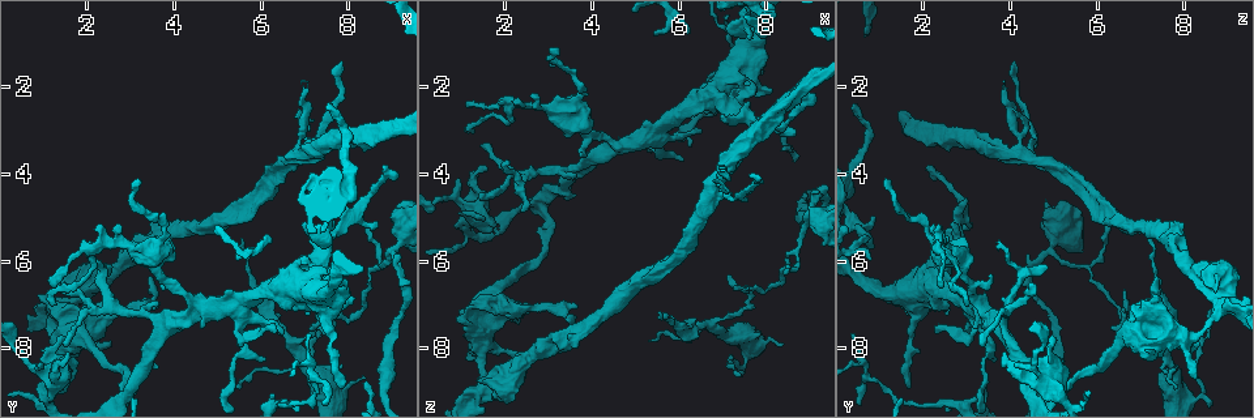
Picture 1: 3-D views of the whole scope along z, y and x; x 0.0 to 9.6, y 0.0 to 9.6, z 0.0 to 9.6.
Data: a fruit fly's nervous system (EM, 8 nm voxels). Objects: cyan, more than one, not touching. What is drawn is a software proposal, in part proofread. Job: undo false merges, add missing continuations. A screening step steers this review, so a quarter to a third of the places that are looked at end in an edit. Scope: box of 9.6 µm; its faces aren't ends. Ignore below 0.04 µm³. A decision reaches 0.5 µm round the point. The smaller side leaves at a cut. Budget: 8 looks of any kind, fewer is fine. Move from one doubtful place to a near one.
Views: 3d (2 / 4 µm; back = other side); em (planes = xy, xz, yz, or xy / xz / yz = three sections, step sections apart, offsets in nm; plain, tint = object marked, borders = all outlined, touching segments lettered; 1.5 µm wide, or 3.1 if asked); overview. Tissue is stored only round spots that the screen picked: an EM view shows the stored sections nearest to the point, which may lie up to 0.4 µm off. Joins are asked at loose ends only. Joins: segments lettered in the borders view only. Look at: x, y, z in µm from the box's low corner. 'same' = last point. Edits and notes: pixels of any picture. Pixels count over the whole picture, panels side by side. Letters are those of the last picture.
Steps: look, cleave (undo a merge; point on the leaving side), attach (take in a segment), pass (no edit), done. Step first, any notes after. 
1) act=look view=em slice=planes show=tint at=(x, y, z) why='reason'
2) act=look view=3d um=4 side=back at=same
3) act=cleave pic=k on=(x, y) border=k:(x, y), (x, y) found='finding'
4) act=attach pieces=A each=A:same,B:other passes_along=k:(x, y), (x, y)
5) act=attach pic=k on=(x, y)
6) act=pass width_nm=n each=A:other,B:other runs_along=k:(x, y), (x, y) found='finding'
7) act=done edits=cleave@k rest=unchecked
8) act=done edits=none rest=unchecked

act=look view=em slice=planes show=borders at=(7.05, 2.00, 3.95) why='branch stops here'

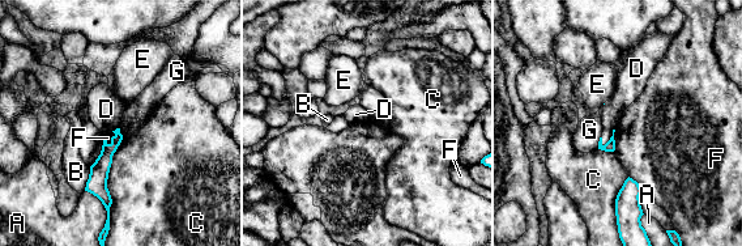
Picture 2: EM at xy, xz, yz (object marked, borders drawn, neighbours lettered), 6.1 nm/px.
act=pass each=A:other,B:other,C:other,D:other,E:other,F:other,G:other found='no lettered segment goes on from it'

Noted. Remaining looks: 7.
act=look view=em slice=planes show=borders at=(5.50, 7.70, 3.35) why='sudden change in width'

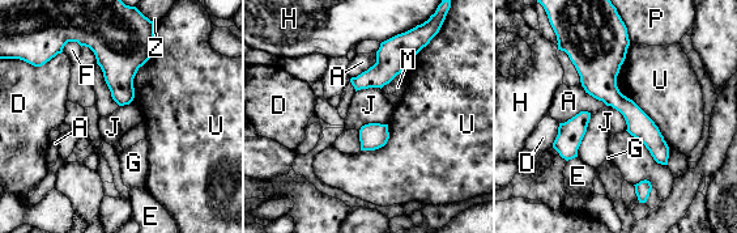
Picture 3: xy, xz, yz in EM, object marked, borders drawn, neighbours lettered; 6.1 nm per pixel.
act=pass width_nm=110 each=A:other,D:other,E:other,F:other,G:other,H:other,J:other,M:other,P:other,U:other,Z:other border=3:(591, 114), (576, 156) found='all the same cell'

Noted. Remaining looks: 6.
act=look view=em slice=planes show=borders at=(6.75, 7.95, 7.45) why='arms part here'

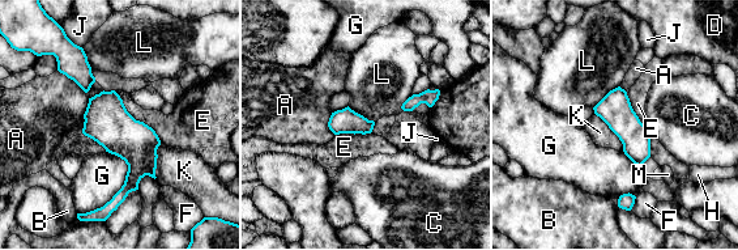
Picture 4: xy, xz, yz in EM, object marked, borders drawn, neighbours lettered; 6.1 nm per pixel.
act=pass width_nm=200 longest_contact=E:420nm each=A:other,B:other,C:other,D:other,E:other,F:other,G:other,H:other,J:other,K:other,L:other,M:other found='one cell here'

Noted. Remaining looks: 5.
act=look view=3d um=2 at=(8.55, 5.20, 6.10) why='an open end'

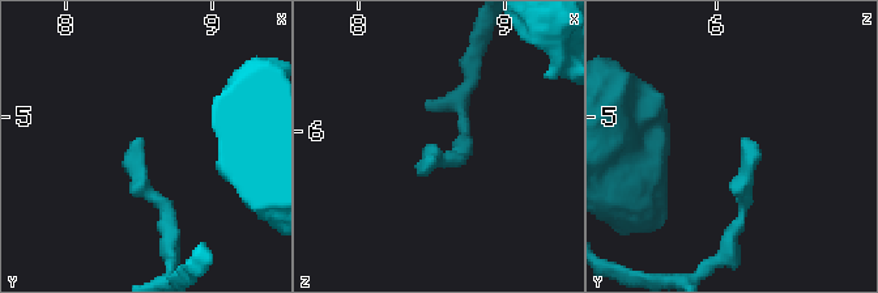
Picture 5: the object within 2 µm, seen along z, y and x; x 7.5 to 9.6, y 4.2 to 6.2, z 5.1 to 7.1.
act=look view=em slice=planes show=borders at=(8.52, 5.16, 6.18) why='shape alone is not enough'

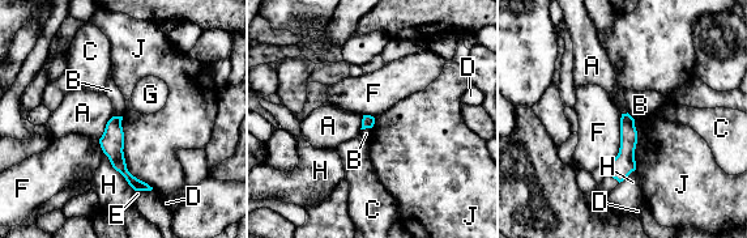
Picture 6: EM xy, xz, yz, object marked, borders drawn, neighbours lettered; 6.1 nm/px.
act=pass each=A:other,B:other,C:other,D:other,E:other,F:other,G:other,H:other,J:other found='no lettered segment goes on from it'

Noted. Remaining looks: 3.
act=done edits=none rest=unchecked

